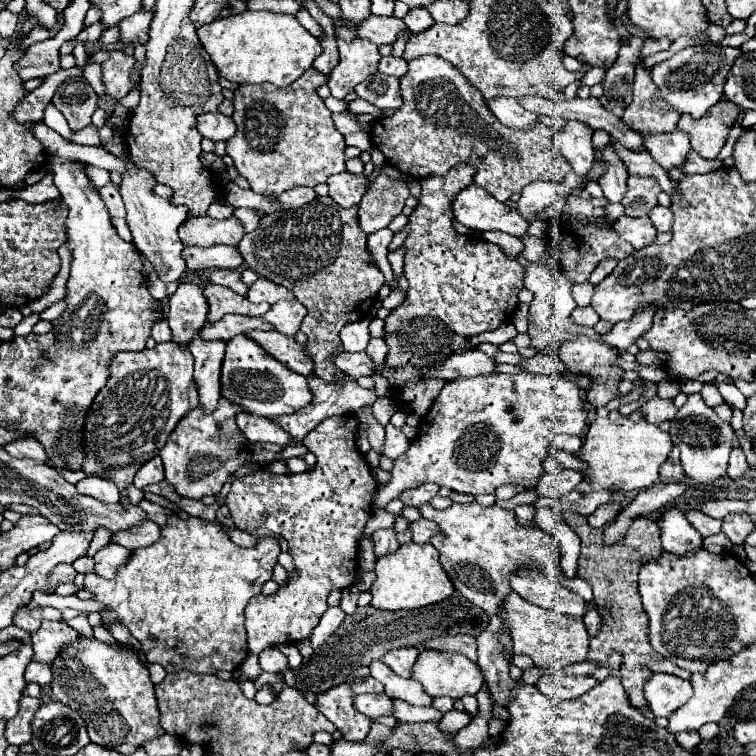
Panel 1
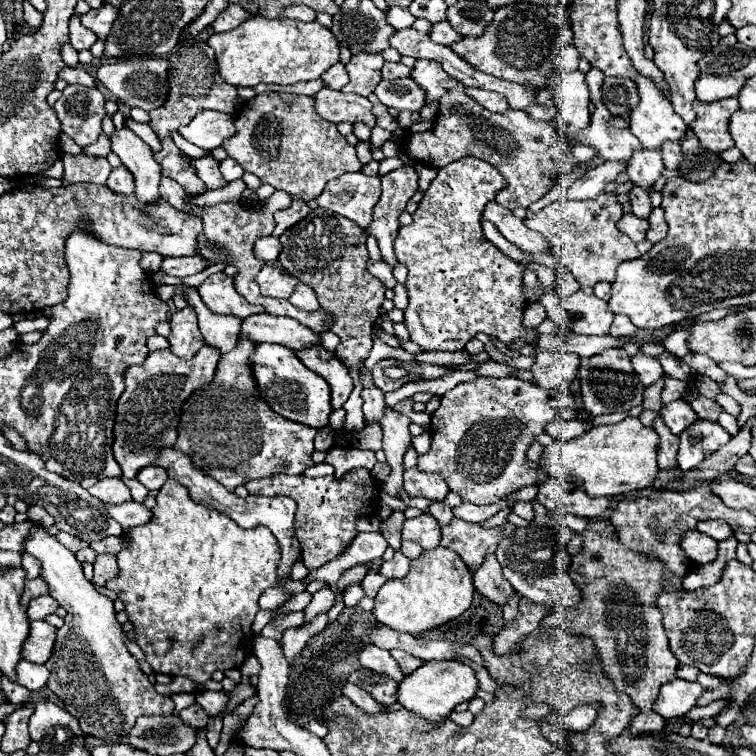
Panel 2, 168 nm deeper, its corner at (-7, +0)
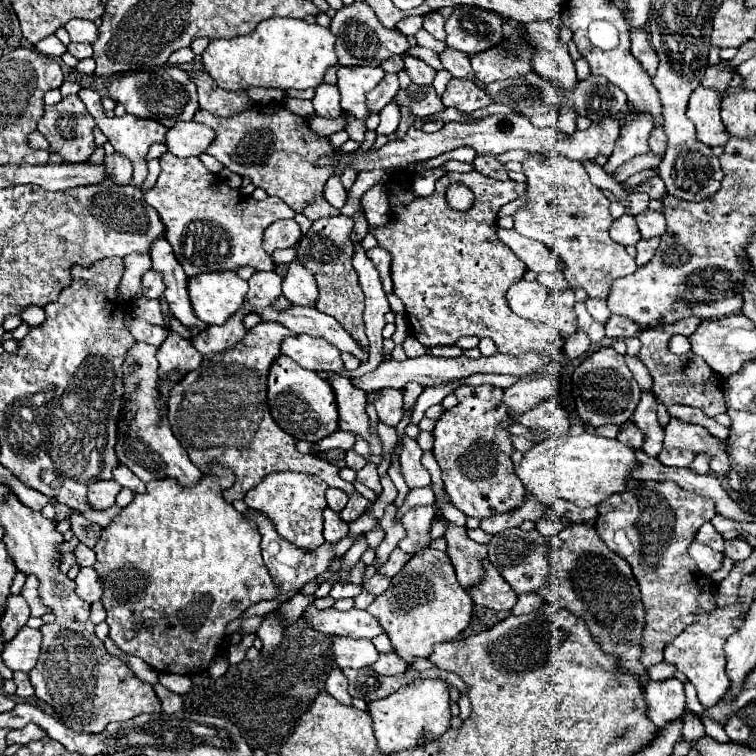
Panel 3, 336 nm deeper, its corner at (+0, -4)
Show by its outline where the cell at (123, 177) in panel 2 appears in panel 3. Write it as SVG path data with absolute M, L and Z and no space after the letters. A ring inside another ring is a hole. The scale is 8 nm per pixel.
M107 155L105 157L105 177L109 177L117 185L129 185L133 175L133 167L127 157L123 155Z

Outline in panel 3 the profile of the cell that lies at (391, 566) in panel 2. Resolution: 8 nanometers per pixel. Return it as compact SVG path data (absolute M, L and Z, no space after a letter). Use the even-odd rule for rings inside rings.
M375 573L375 575L367 581L367 589L369 589L373 595L381 595L389 585L391 585L391 577L381 575L381 573Z

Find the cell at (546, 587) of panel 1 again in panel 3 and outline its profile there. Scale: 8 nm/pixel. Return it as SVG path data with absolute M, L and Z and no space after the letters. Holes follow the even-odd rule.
M519 527L505 529L491 537L489 541L489 561L491 565L503 575L503 579L511 585L511 589L521 593L537 593L545 583L549 583L549 551L551 551L551 537L541 533L523 531Z

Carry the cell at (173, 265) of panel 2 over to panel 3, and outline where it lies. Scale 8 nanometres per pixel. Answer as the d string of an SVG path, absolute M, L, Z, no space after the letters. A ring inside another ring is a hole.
M147 271L143 275L143 295L151 297L151 299L159 299L163 297L165 291L165 283L161 281L161 275L157 275L157 271Z

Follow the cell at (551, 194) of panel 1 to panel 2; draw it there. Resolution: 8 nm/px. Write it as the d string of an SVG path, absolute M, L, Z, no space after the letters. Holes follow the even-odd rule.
M604 161L596 169L588 169L584 177L574 181L572 187L568 189L566 199L594 199L600 191L604 191L604 187L608 183L616 181L616 177L622 171L626 171L626 163L622 163L622 161Z

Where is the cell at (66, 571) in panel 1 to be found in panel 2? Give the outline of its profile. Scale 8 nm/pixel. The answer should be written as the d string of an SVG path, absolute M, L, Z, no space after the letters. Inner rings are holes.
M40 577L30 579L30 581L26 581L24 593L22 593L22 597L20 597L20 603L22 603L24 609L26 609L28 603L30 603L30 599L34 599L34 597L38 597L38 595L46 595L46 593L48 593L48 589L44 587L44 581L42 581Z

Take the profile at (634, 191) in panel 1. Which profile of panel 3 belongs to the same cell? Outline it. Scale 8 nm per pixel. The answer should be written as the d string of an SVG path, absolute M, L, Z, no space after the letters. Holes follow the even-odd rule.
M629 111L625 113L625 121L621 127L621 135L615 143L615 151L605 163L605 171L613 173L621 163L627 163L635 155L649 153L649 133L653 129L653 121L649 115L631 115Z

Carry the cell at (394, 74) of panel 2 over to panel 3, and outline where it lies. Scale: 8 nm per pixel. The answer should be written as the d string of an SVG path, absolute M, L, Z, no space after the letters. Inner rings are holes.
M387 73L383 77L383 81L373 89L369 91L367 95L367 107L369 111L381 111L387 103L393 101L395 93L399 91L399 79L395 73Z

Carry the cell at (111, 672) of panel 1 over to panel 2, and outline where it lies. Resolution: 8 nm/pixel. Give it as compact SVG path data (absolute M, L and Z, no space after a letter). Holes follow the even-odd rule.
M36 523L36 527L26 537L24 551L40 561L40 565L42 565L40 577L46 581L50 595L60 603L60 607L64 607L68 611L68 615L64 617L64 625L60 629L56 629L56 643L54 643L52 655L46 663L46 667L50 671L46 687L62 699L64 709L72 717L78 719L80 729L86 735L96 735L98 739L120 741L120 735L126 735L138 717L170 715L174 711L174 701L166 695L156 693L154 685L144 675L138 661L128 653L128 649L124 645L124 637L122 637L122 627L116 621L116 611L114 611L112 601L106 595L98 593L96 587L84 577L82 565L76 559L76 555L70 549L66 549L54 535L50 535L42 523Z

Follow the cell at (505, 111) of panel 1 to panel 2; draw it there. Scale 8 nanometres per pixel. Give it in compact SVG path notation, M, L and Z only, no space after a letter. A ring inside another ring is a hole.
M466 87L466 95L470 99L474 99L476 103L480 103L484 109L494 111L494 113L504 113L508 109L508 103L504 99L504 95L494 93L494 91L484 91L484 89L476 89L476 87Z

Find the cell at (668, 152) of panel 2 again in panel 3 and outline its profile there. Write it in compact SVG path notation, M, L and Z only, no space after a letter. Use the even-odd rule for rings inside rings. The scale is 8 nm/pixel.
M655 127L655 129L651 131L649 147L651 147L651 151L653 151L653 153L657 153L657 155L663 155L663 153L665 153L665 149L667 149L667 137L665 137L663 129Z

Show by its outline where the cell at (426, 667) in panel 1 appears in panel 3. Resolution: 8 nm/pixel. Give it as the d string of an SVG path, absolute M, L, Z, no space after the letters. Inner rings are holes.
M413 679L409 685L397 689L381 701L369 703L369 713L373 719L373 731L377 745L383 753L413 749L421 743L441 737L449 729L449 689L451 685L443 679Z

